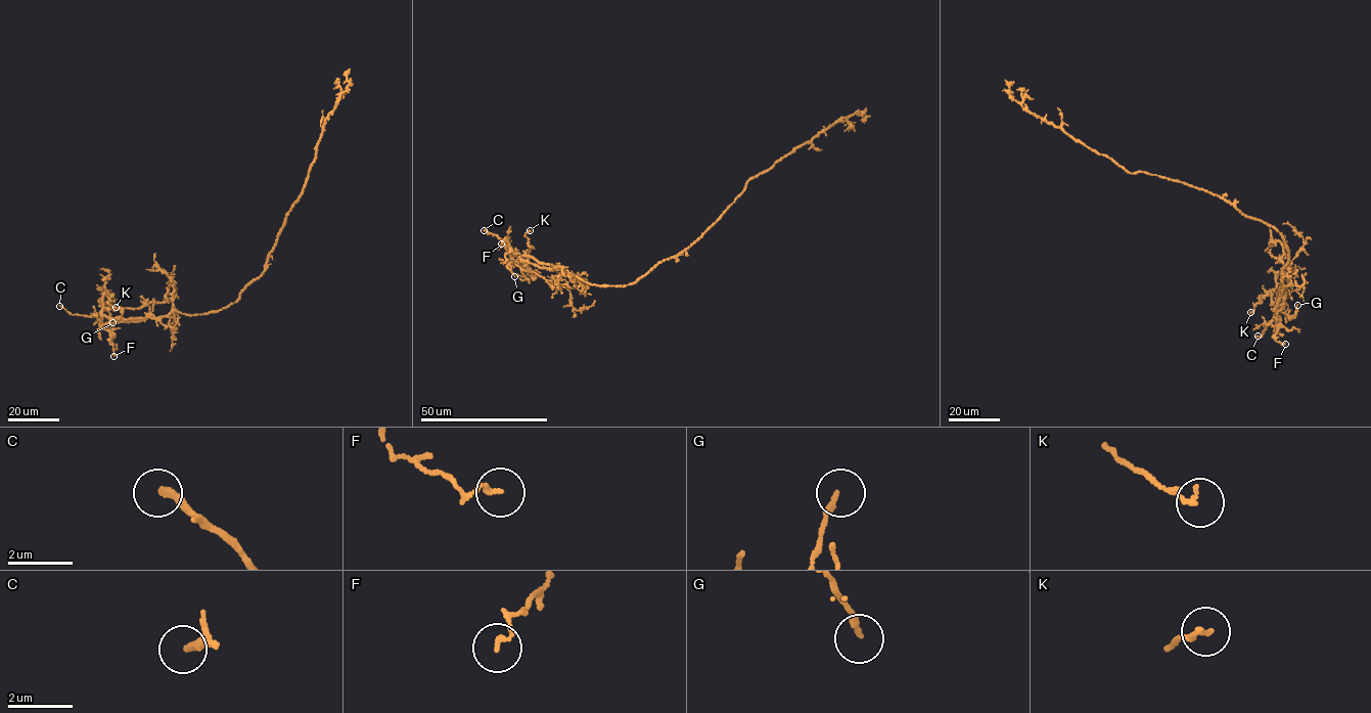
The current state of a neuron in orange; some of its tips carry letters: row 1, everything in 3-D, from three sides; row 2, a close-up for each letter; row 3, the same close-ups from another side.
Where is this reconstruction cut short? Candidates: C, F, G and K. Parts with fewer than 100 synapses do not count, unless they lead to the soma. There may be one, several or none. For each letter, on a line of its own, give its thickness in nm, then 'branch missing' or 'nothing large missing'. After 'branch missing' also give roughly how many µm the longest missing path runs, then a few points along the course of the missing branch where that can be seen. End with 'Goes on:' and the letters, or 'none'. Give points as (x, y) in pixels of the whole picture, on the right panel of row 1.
C: calibre 260 nm; branch missing; missing 8 µm
F: calibre 120 nm; nothing large missing
G: calibre 170 nm; nothing large missing
K: calibre 150 nm; nothing large missing
Goes on: C

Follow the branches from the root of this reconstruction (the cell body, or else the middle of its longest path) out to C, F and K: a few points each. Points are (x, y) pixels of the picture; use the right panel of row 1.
C: (1255, 218), (1270, 225), (1281, 235), (1289, 256), (1282, 270), (1278, 311), (1261, 337), (1258, 336)
F: (1255, 218), (1278, 231), (1289, 254), (1274, 317), (1278, 330), (1274, 339), (1285, 344)
K: (1255, 218), (1281, 235), (1289, 256), (1282, 270), (1278, 310), (1275, 313), (1269, 292), (1250, 312)

